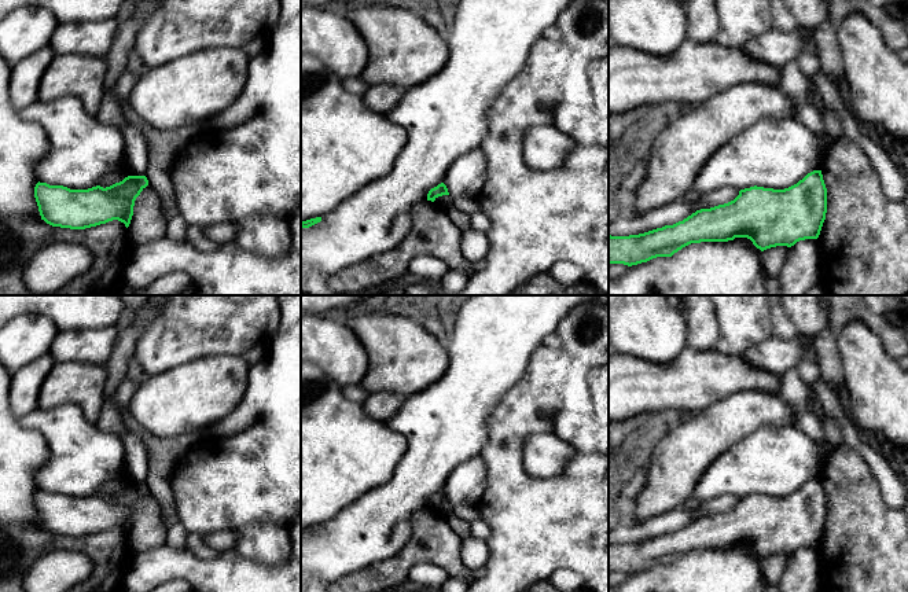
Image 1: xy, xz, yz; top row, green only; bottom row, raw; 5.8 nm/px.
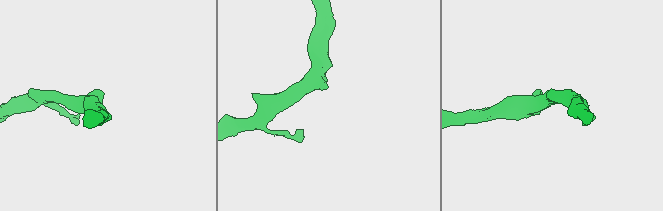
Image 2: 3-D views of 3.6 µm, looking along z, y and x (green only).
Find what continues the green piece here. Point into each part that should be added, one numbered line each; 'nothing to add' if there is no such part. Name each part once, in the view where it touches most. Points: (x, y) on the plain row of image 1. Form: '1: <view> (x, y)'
nothing to add

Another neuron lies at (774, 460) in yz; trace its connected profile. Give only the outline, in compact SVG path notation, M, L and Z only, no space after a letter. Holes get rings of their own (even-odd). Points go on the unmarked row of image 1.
M764 424L734 444L706 468L695 485L692 497L698 501L707 501L724 494L738 497L754 493L773 497L788 496L808 481L820 478L820 473L826 468L835 449L827 441L816 442L795 426Z

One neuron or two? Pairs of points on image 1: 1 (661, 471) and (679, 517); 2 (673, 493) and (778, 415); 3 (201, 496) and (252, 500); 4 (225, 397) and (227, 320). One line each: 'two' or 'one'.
1: two
2: one
3: one
4: two

